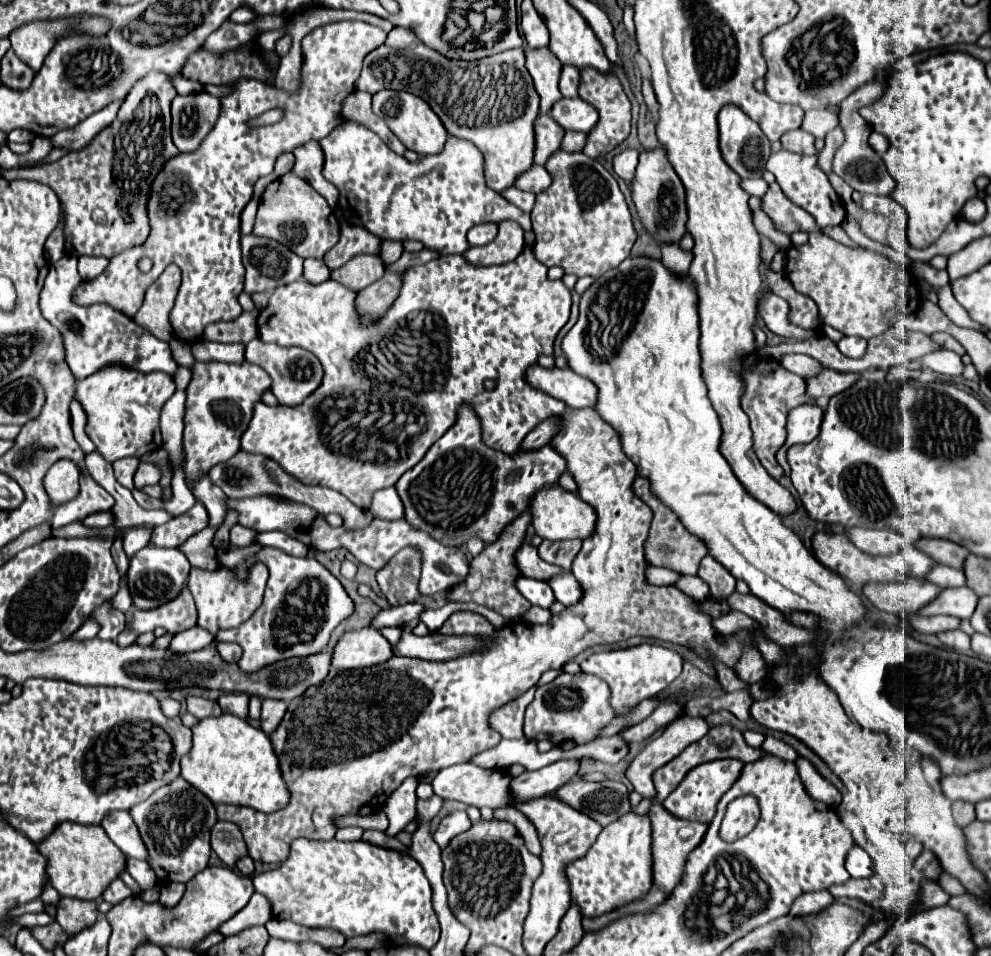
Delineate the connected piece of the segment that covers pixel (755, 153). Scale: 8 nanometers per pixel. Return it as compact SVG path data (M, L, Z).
M727 104L719 112L719 146L723 160L741 176L741 178L761 178L765 172L765 162L771 154L769 140L763 134L761 126L755 124L739 106Z

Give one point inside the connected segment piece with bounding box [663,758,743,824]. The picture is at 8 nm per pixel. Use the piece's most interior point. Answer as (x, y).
(695, 798)

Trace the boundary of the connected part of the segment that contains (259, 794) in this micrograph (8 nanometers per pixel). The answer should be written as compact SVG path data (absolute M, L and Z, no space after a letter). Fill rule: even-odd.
M231 714L203 718L191 730L193 748L181 760L181 776L209 796L213 804L249 806L259 812L277 812L289 804L291 792L283 780L273 744L263 730Z

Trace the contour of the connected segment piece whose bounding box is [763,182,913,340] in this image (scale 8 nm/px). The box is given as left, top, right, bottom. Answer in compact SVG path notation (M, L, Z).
M773 182L769 192L763 196L763 210L782 232L809 232L807 244L791 246L787 250L785 274L799 294L815 300L825 324L841 330L845 336L869 340L871 336L883 334L893 324L895 316L905 310L909 302L909 288L913 284L913 276L905 266L899 266L871 250L847 248L845 244L825 236L803 208L787 200L777 182Z

